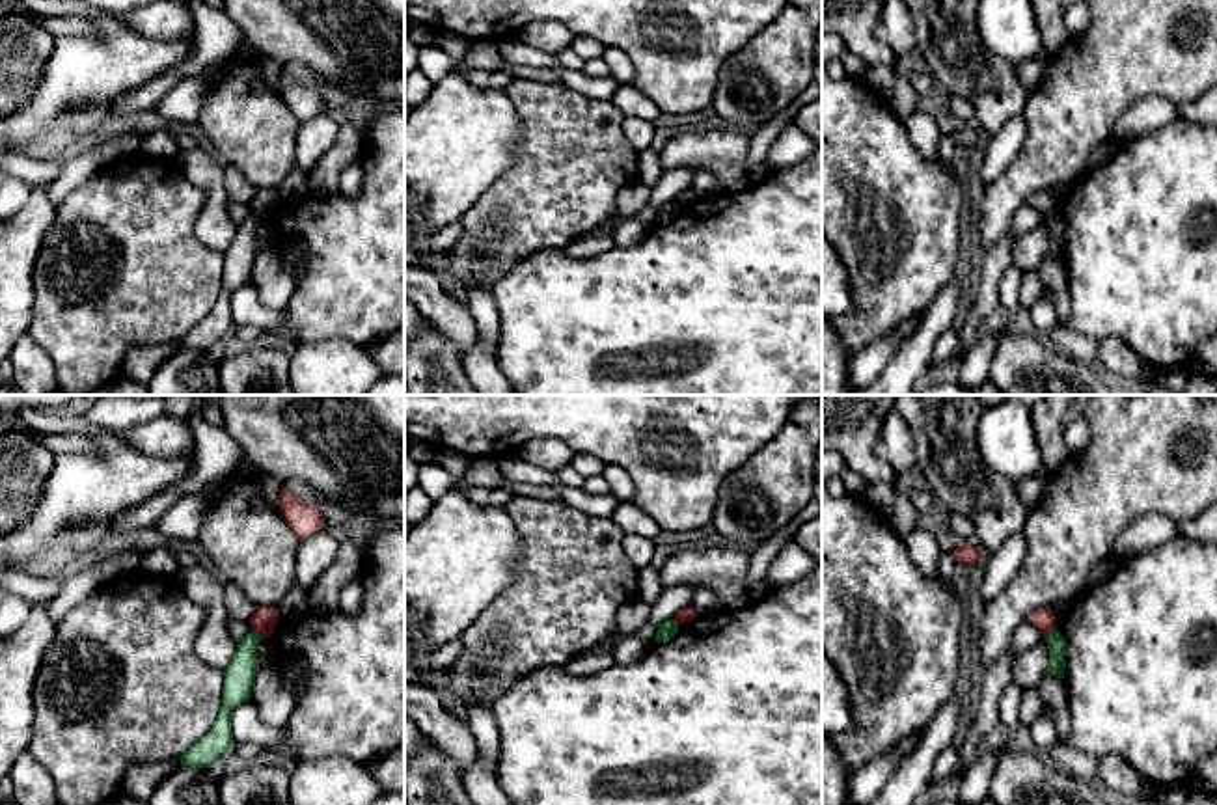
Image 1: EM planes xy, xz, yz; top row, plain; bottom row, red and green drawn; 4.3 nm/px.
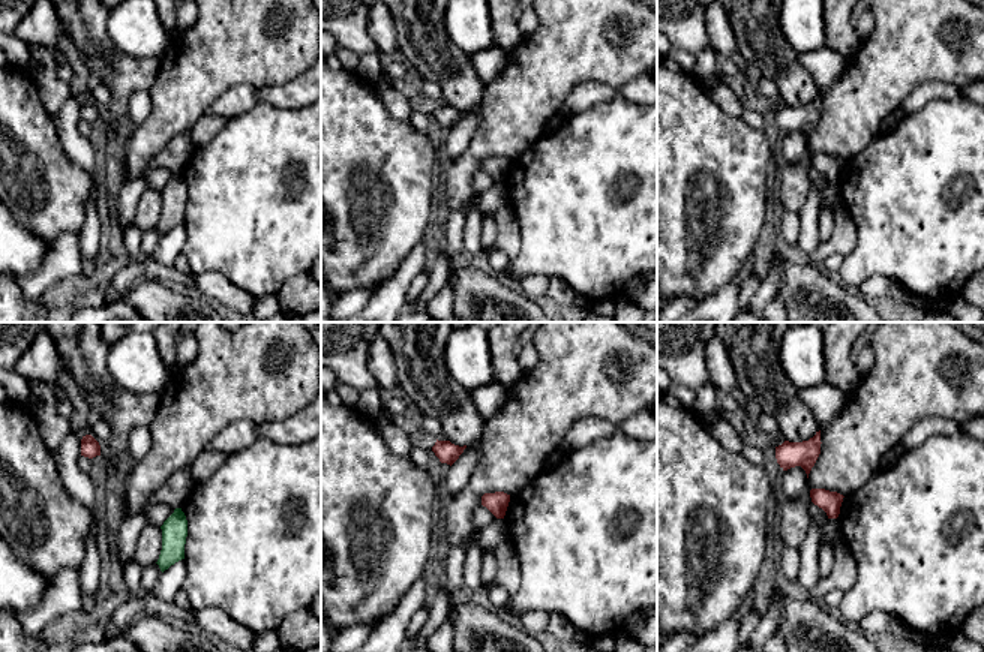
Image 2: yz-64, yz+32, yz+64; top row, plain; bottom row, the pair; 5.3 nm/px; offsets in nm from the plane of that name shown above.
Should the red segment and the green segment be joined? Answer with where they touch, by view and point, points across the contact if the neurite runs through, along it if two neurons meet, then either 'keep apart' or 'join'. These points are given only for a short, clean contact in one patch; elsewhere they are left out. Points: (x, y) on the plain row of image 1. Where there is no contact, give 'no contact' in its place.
meets red in yz at (1050, 215); border along yz (1055, 209), (1044, 220); keep apart

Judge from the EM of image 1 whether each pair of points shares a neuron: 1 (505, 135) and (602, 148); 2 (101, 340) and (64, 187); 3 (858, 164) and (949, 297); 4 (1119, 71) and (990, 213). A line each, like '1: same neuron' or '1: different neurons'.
1: different neurons
2: different neurons
3: different neurons
4: same neuron

